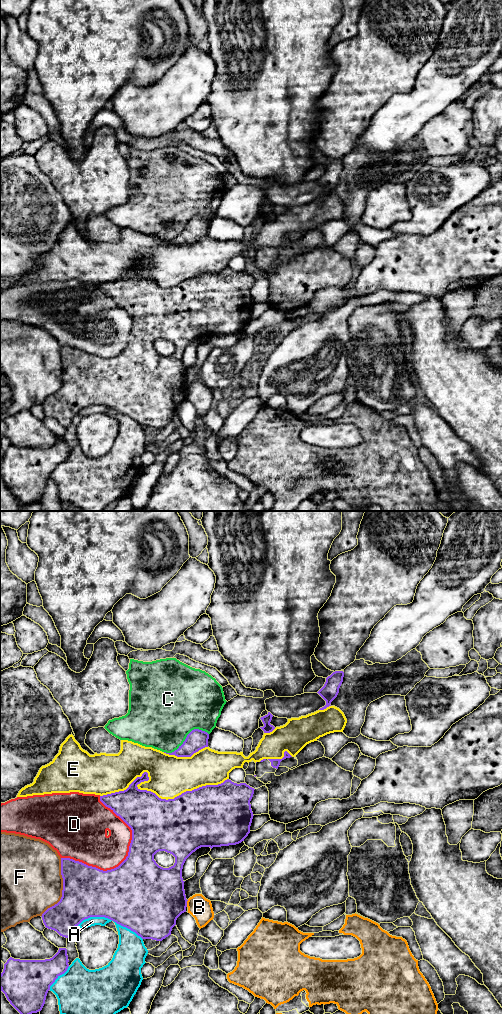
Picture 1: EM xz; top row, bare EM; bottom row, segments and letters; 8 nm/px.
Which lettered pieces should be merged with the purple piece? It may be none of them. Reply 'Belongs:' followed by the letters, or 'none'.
Belongs: none

